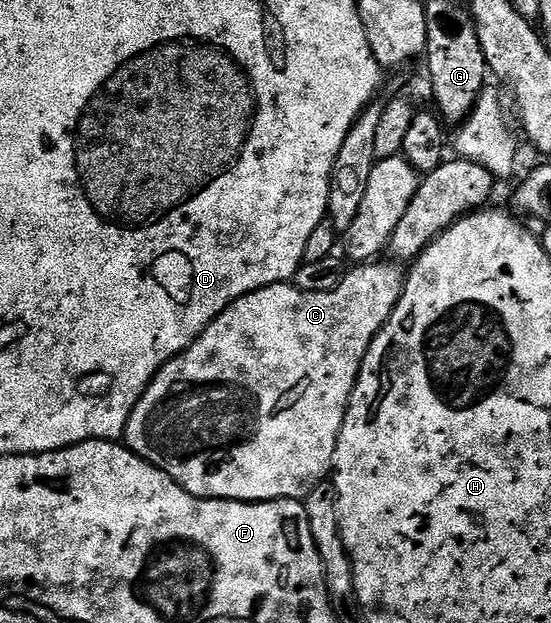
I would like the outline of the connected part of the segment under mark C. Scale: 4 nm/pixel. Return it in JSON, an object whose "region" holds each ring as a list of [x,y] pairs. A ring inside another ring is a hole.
{"region":[[[368,261],[353,266],[356,268],[353,271],[351,268],[345,274],[342,285],[338,285],[338,289],[330,289],[330,293],[306,293],[289,281],[275,283],[238,297],[238,301],[229,305],[181,355],[175,355],[152,378],[152,383],[142,393],[138,405],[134,405],[134,413],[130,413],[130,421],[123,434],[126,446],[138,457],[150,461],[150,465],[162,469],[162,473],[169,475],[175,483],[182,485],[182,489],[197,495],[199,499],[237,499],[240,503],[269,503],[271,499],[303,501],[319,483],[325,482],[333,474],[332,462],[338,445],[338,433],[346,417],[356,378],[360,376],[362,361],[404,292],[405,268],[396,261],[380,262]]]}

